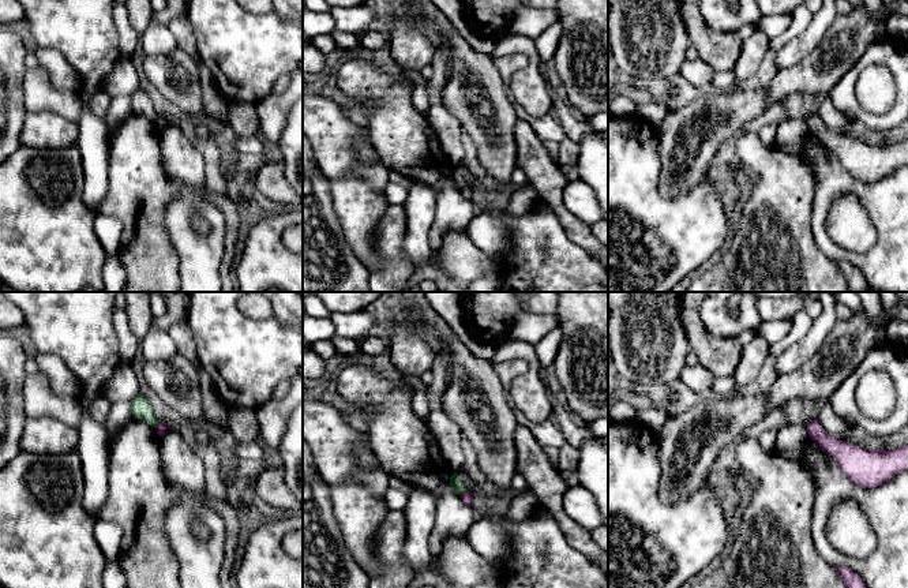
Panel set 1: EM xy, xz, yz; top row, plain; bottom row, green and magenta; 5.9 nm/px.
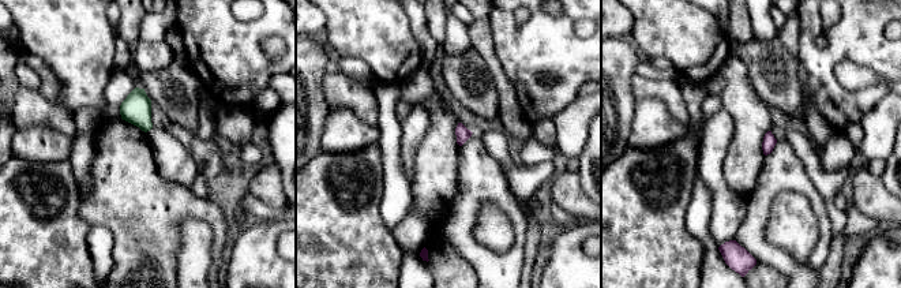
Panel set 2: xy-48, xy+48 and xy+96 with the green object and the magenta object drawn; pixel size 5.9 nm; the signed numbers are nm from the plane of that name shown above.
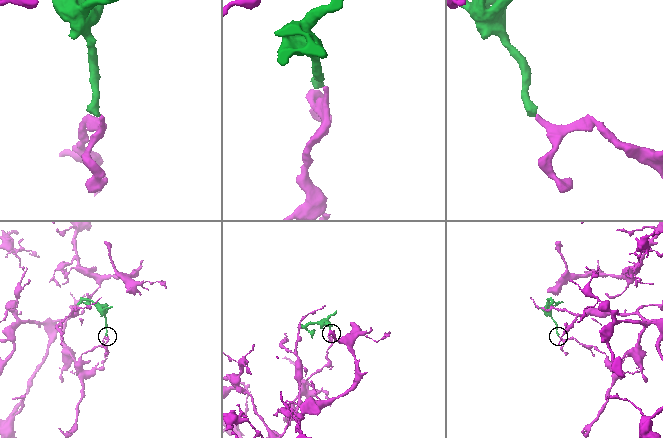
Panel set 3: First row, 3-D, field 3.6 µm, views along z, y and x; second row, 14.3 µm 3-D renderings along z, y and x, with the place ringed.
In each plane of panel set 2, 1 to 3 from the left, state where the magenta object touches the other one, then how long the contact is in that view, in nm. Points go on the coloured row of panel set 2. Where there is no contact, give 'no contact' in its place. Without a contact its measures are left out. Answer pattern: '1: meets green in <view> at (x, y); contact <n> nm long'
1: no contact
2: no contact
3: no contact

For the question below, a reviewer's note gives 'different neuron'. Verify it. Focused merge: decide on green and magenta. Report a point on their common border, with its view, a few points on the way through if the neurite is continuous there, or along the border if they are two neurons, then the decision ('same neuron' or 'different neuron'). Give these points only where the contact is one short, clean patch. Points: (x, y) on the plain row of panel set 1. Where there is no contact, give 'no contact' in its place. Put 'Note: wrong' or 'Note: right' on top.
Note: right
contact xy (157, 119); border xy (160, 116), (156, 123); different neuron

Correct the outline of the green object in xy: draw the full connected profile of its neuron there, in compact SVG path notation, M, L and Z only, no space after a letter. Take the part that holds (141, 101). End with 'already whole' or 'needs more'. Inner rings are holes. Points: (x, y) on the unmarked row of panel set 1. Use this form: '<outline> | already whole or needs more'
M139 87L130 98L134 113L145 115L157 123L160 113L155 111L154 102L147 91Z | already whole

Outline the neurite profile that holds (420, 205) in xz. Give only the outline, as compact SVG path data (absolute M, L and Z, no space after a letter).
M412 183L404 206L408 226L404 251L413 266L413 271L416 271L429 263L428 232L436 210L434 188L423 183Z

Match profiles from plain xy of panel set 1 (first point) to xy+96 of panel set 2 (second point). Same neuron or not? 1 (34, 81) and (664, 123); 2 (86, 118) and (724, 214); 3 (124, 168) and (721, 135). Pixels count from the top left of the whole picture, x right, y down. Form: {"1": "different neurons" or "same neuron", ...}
{"1": "different neurons", "2": "different neurons", "3": "different neurons"}

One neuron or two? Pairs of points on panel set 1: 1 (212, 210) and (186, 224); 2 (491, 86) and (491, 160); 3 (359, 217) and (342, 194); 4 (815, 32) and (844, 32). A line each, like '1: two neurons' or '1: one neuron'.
1: one neuron
2: one neuron
3: one neuron
4: two neurons

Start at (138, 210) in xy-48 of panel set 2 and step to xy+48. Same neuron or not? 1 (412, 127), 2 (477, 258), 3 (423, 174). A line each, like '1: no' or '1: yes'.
1: no
2: no
3: yes

